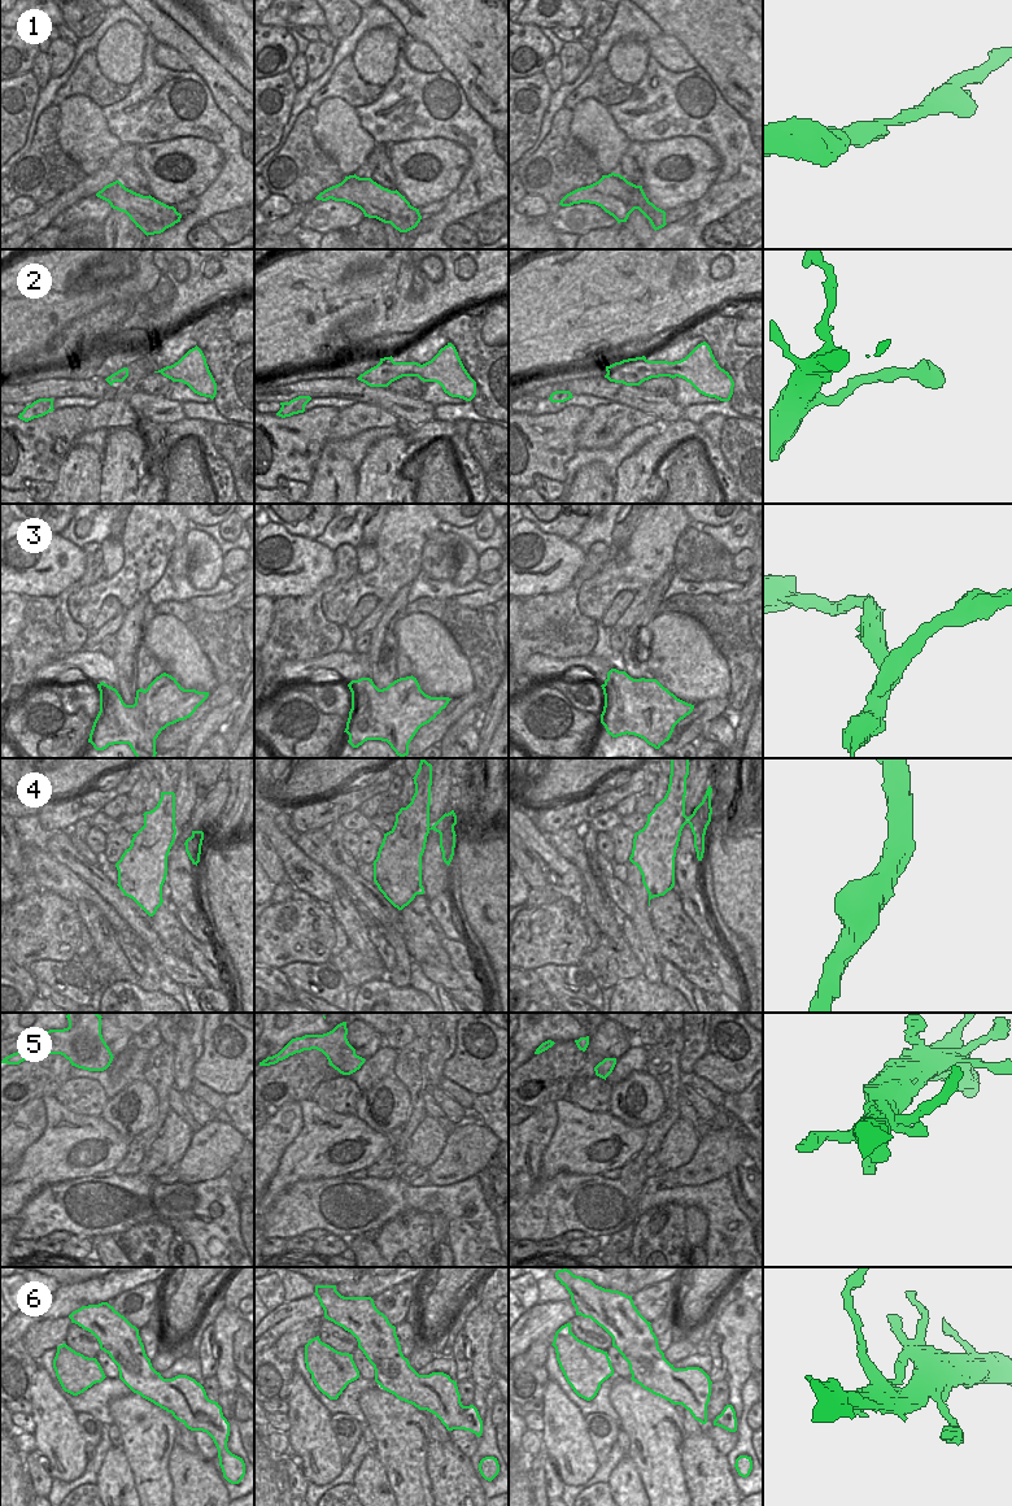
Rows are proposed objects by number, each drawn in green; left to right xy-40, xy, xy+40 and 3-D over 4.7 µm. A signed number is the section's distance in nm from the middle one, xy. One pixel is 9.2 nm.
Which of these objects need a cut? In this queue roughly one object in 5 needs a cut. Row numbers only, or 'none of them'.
none of them.

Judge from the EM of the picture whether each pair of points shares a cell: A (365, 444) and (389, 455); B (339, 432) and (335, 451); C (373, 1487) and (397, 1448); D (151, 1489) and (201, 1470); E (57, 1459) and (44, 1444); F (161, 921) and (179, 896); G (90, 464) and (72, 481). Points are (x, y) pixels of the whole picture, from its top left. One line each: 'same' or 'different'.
A: different
B: different
C: different
D: different
E: same
F: different
G: same

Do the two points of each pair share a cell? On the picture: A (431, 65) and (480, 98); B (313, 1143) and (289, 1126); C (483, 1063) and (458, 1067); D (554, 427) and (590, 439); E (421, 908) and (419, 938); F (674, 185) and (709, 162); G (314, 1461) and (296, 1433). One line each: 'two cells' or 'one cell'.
A: two cells
B: two cells
C: one cell
D: two cells
E: one cell
F: one cell
G: one cell

